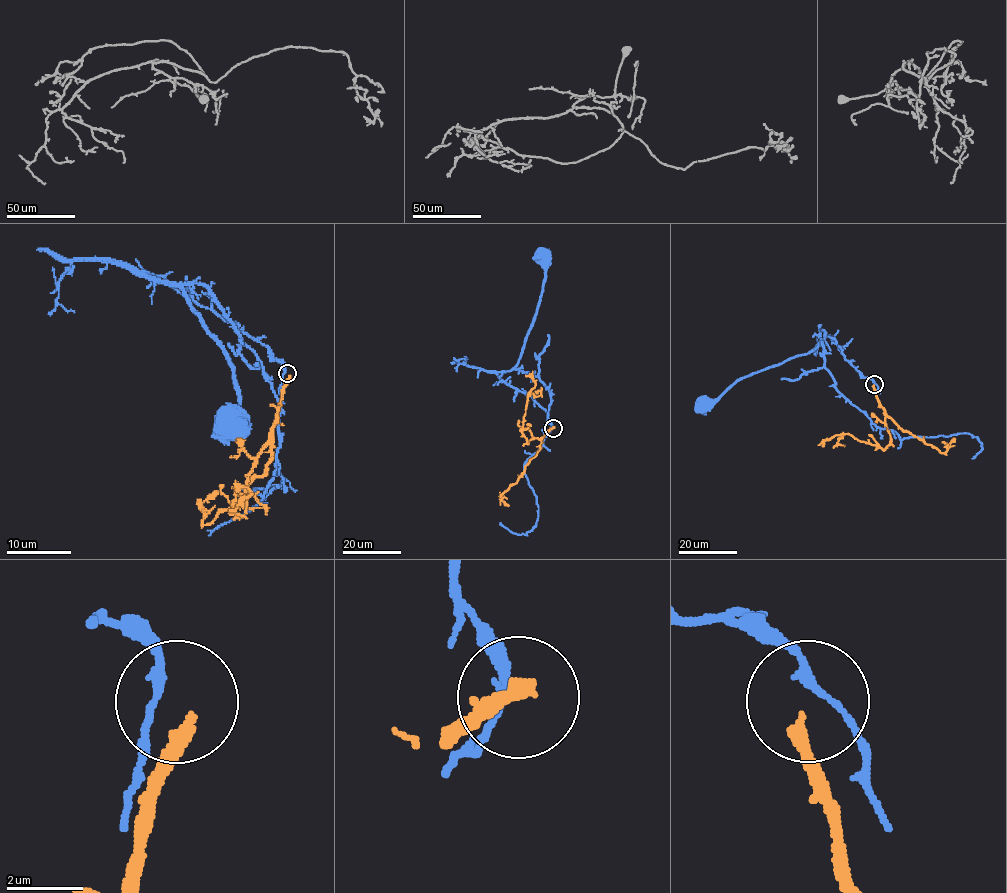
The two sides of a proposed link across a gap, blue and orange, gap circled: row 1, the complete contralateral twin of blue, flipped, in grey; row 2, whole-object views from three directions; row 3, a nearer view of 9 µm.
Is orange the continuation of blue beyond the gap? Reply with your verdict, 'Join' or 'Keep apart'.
Keep apart

